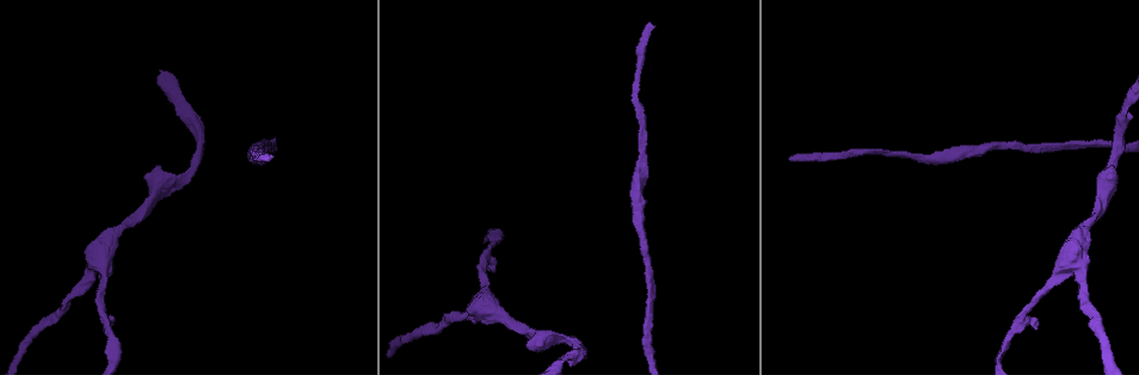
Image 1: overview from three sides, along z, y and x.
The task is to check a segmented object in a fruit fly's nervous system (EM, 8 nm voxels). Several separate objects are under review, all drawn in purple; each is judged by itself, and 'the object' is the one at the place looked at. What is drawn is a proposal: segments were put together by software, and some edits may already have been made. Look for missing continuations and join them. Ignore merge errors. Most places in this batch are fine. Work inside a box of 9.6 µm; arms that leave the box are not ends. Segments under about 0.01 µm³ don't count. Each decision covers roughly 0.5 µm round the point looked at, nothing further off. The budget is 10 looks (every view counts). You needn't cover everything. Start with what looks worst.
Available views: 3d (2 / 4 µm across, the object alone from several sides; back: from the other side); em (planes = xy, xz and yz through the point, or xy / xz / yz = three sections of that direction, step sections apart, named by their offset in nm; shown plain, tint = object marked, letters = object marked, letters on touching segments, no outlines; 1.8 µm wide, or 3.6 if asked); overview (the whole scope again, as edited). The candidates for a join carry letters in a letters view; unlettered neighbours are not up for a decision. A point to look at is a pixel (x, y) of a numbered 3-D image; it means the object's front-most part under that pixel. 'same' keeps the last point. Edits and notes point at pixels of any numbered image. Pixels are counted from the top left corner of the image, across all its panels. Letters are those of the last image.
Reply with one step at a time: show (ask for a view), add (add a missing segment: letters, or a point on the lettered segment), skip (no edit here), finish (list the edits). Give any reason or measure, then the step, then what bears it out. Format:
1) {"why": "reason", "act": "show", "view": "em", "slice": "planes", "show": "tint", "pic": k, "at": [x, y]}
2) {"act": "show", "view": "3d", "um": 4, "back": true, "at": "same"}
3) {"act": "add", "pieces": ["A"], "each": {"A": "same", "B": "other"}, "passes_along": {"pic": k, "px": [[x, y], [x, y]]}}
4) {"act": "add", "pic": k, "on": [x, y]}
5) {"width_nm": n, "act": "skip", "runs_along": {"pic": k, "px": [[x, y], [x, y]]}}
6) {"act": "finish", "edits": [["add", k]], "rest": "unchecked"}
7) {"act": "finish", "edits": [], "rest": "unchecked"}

{"why": "tapers out", "act": "show", "view": "3d", "um": 2, "pic": 1, "at": [650, 21]}

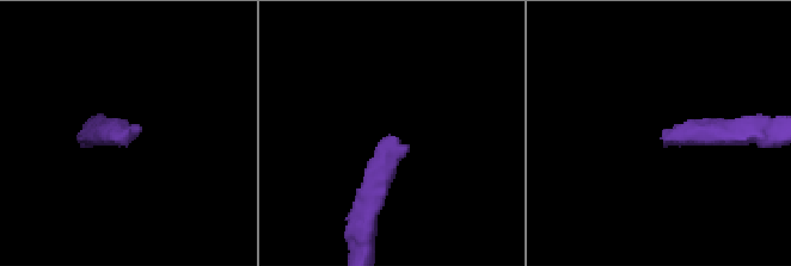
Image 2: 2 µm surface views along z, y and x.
{"act": "show", "view": "em", "slice": "planes", "show": "letters", "pic": 2, "at": [133, 132]}

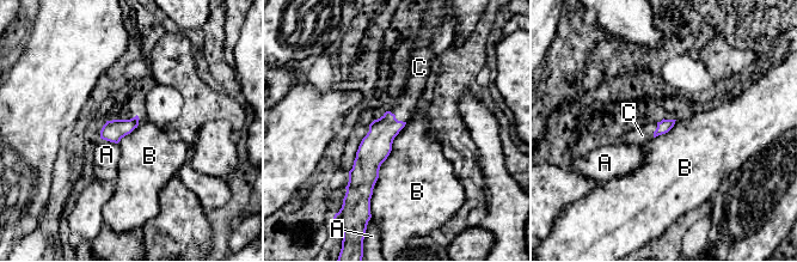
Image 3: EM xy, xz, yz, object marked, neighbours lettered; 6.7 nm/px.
{"act": "add", "pieces": ["C"], "each": {"A": "other", "B": "other", "C": "same"}, "passes_along": {"pic": 3, "px": [[374, 148], [396, 119], [403, 108]]}, "found": "it goes on there"}

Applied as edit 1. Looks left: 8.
{"why": "calibre changes", "act": "show", "view": "em", "um": 3.6, "slice": "planes", "show": "tint", "pic": 1, "at": [95, 264]}

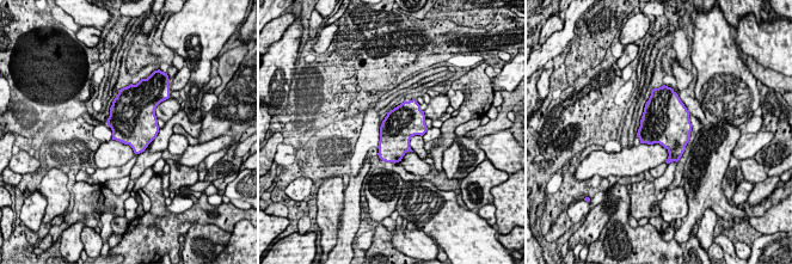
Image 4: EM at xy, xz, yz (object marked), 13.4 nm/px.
{"act": "show", "view": "em", "um": 3.6, "slice": "planes", "show": "letters", "at": "same"}

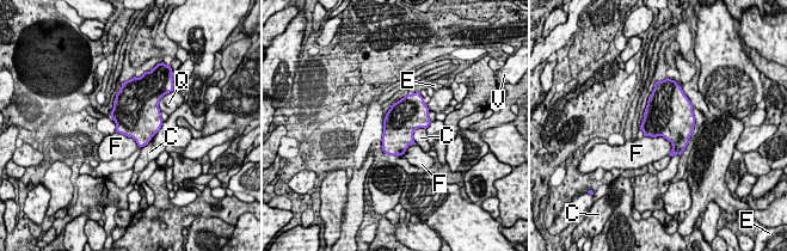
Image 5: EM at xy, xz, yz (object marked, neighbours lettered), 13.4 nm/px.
{"longest_contact_nm": ["F", 440], "act": "skip", "each": {"C": "other", "E": "other", "F": "other", "Q": "other", "V": "other"}, "border": {"pic": 5, "px": [[644, 135], [664, 136], [670, 153]]}, "found": "none of them fits"}

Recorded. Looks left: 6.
{"why": "free end", "act": "show", "view": "em", "slice": "planes", "show": "letters", "pic": 1, "at": [487, 269]}

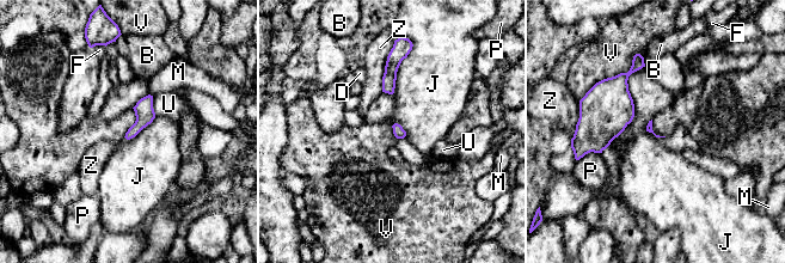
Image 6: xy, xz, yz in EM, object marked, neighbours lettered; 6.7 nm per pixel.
{"act": "skip", "each": {"B": "other", "D": "other", "F": "other", "J": "other", "M": "other", "P": "other", "U": "other", "V": "other", "Z": "other"}, "border": {"pic": 6, "px": [[643, 56], [588, 91]]}, "found": "none of them fits"}

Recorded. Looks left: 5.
{"why": "sudden change in width", "act": "show", "view": "3d", "um": 2, "pic": 1, "at": [147, 201]}

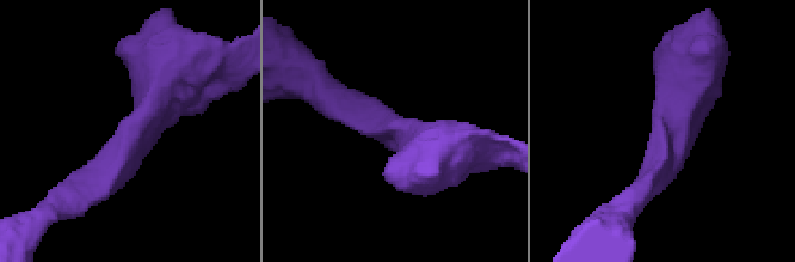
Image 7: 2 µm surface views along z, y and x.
{"arm_widths_nm": [200, 340], "why": "shape alone is not enough", "act": "show", "view": "em", "slice": "planes", "show": "tint", "pic": 7, "at": [137, 136]}

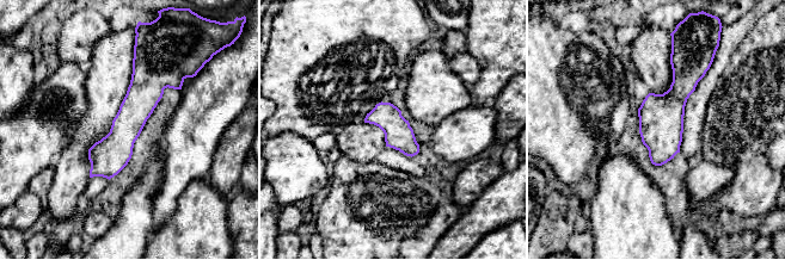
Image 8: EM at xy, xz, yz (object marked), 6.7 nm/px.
{"act": "show", "view": "em", "slice": "planes", "show": "letters", "at": "same"}

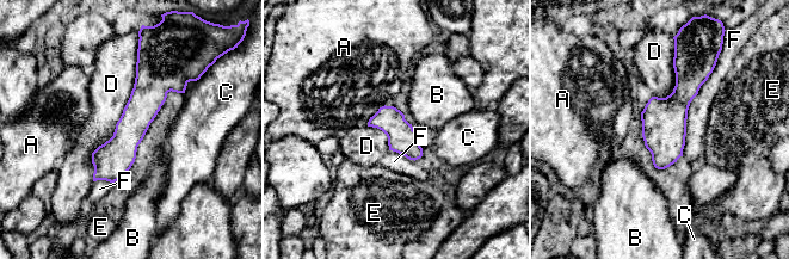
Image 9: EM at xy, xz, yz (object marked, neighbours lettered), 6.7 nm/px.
{"width_nm": 190, "act": "skip", "each": {"A": "other", "B": "other", "C": "other", "D": "other", "E": "other", "F": "other"}, "runs_along": {"pic": 9, "px": [[142, 60], [143, 105], [96, 177]]}, "found": "no lettered segment goes on from it"}

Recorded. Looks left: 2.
{"act": "finish", "edits": [["add", 3]], "rest": "unchecked"}

